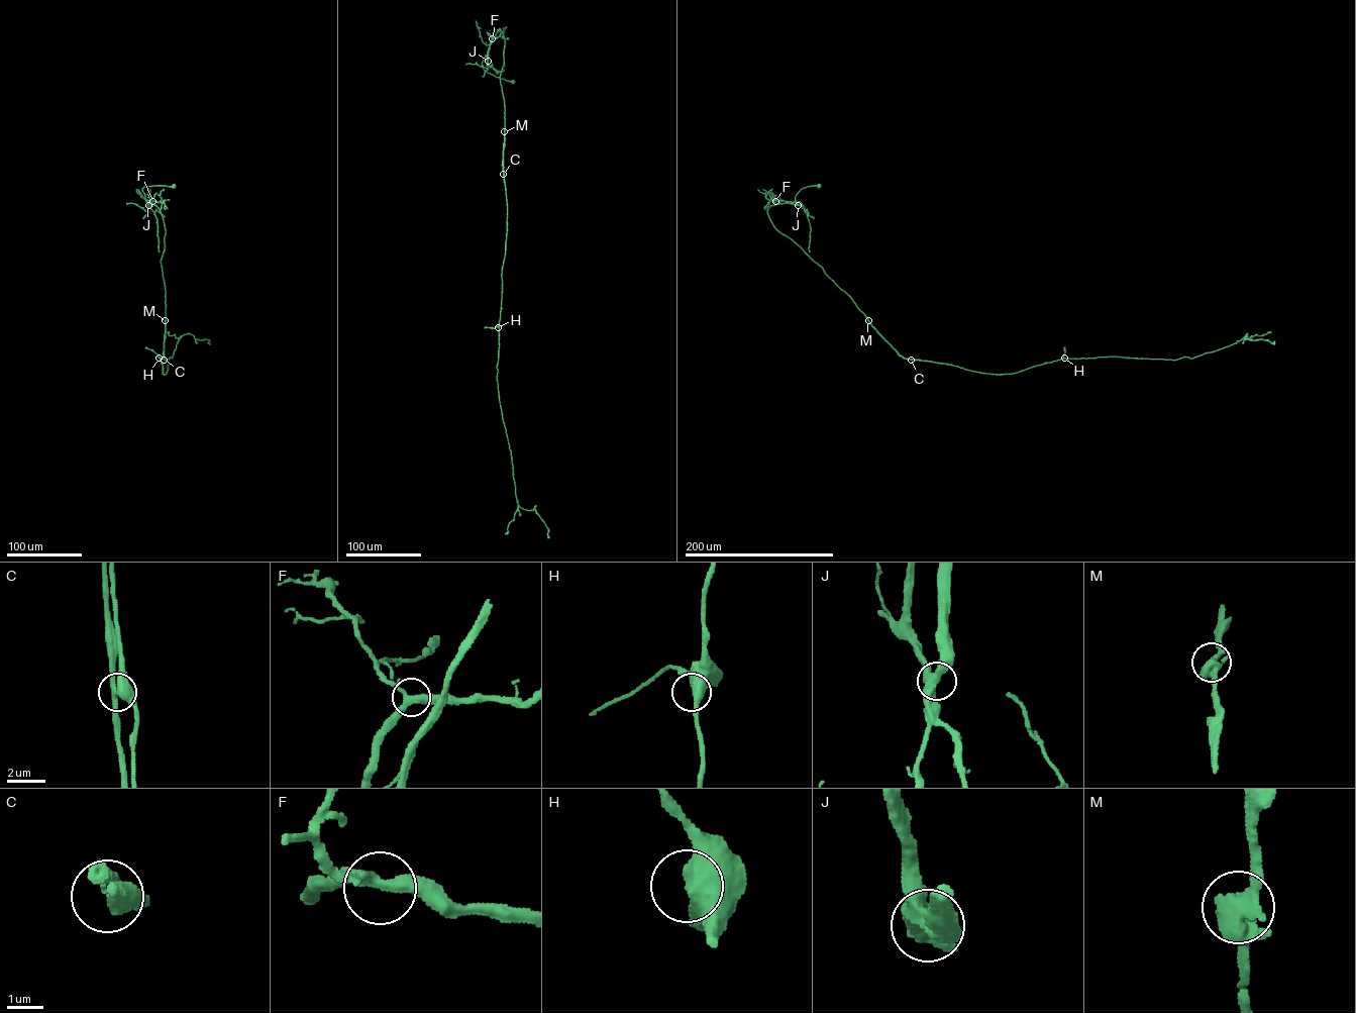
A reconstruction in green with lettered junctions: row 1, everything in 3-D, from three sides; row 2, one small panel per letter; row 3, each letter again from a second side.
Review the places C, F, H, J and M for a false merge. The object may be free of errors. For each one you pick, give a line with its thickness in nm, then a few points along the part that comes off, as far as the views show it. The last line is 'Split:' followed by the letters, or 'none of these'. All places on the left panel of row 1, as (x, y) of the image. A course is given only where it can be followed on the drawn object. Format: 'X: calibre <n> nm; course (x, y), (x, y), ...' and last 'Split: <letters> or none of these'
C: calibre 440 nm; course (164, 360), (165, 323)
Split: C

